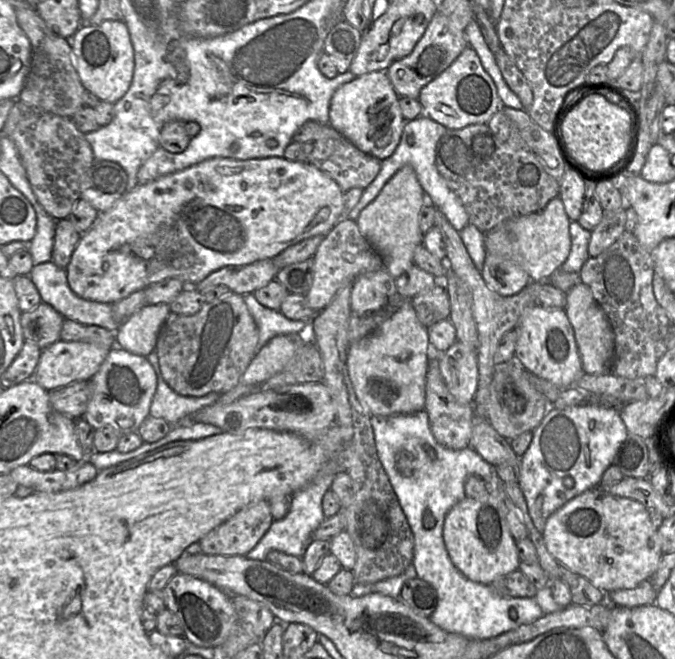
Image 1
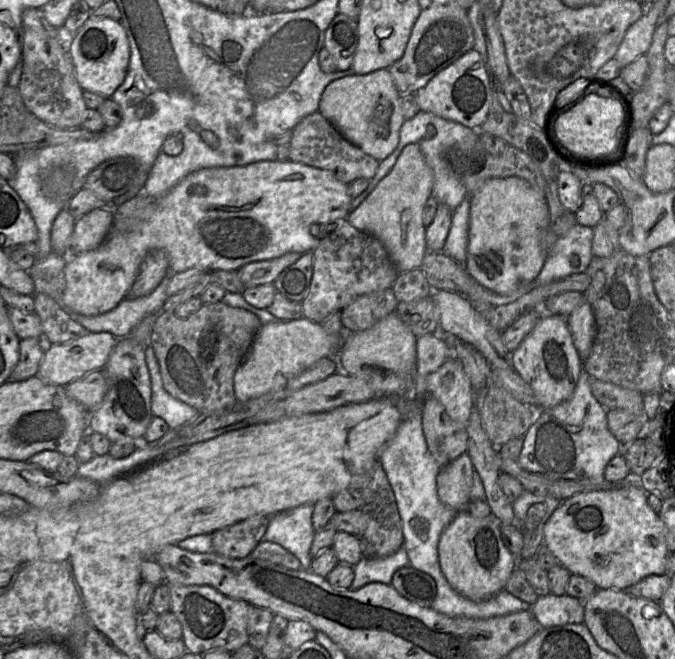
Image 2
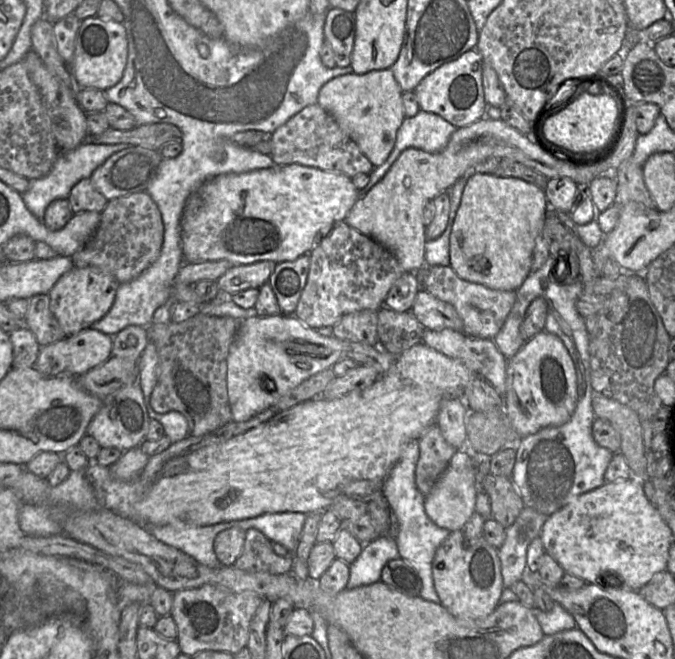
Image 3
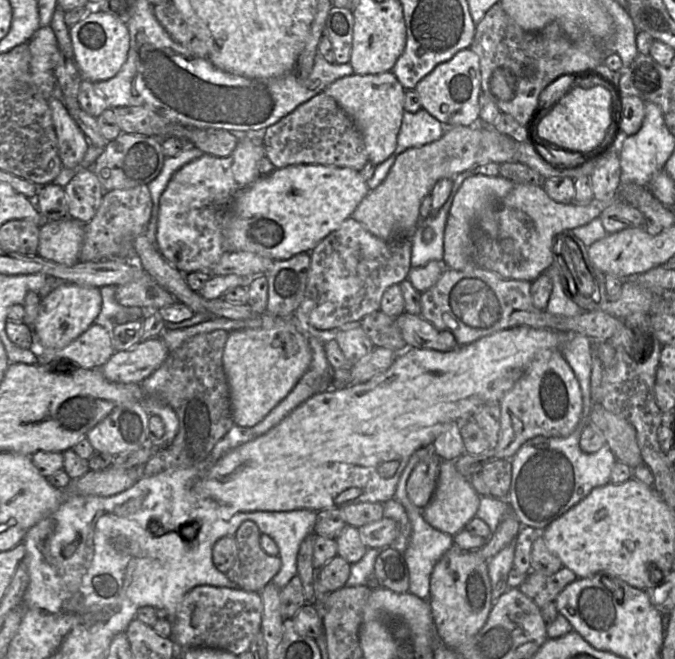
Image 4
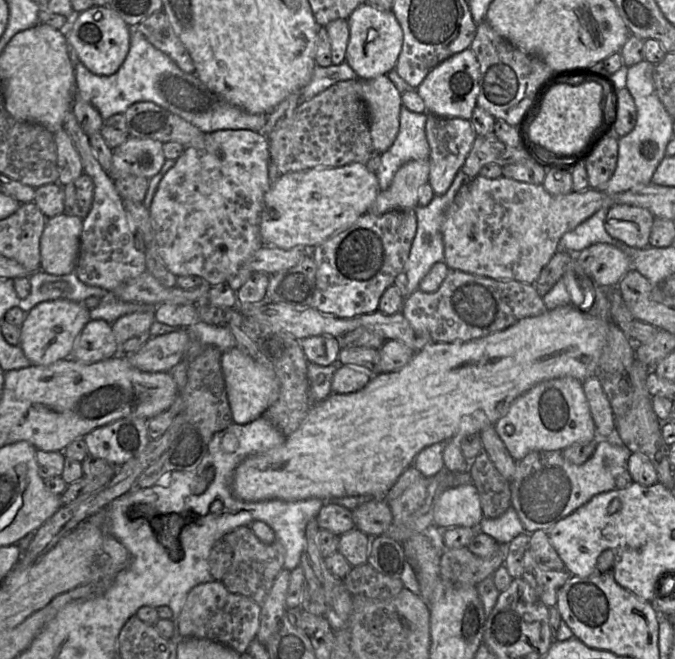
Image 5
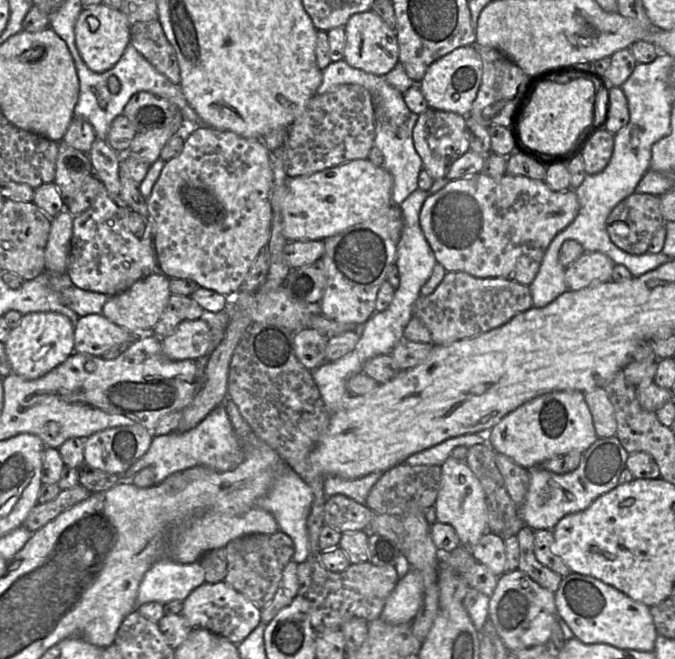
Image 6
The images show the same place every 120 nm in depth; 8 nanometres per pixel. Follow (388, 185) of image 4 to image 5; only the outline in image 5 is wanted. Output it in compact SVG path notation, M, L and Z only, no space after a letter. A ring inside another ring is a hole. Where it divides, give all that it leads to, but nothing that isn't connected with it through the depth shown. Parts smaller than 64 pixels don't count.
M428 159L405 163L394 175L389 188L379 192L367 213L380 215L393 210L414 210L420 188L429 181L429 173Z

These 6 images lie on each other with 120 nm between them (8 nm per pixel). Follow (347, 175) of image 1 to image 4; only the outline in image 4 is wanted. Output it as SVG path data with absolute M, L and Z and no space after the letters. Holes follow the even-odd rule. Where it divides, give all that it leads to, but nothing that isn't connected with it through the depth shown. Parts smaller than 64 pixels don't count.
M324 91L266 128L263 145L266 157L276 169L322 164L361 171L369 161L362 134L355 123Z

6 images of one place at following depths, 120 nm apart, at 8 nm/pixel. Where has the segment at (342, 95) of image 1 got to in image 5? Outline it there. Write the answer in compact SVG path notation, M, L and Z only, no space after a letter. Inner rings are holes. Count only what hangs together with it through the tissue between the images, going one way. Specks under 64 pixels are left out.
M387 75L361 80L360 97L368 110L373 149L379 154L392 146L398 134L401 95Z

